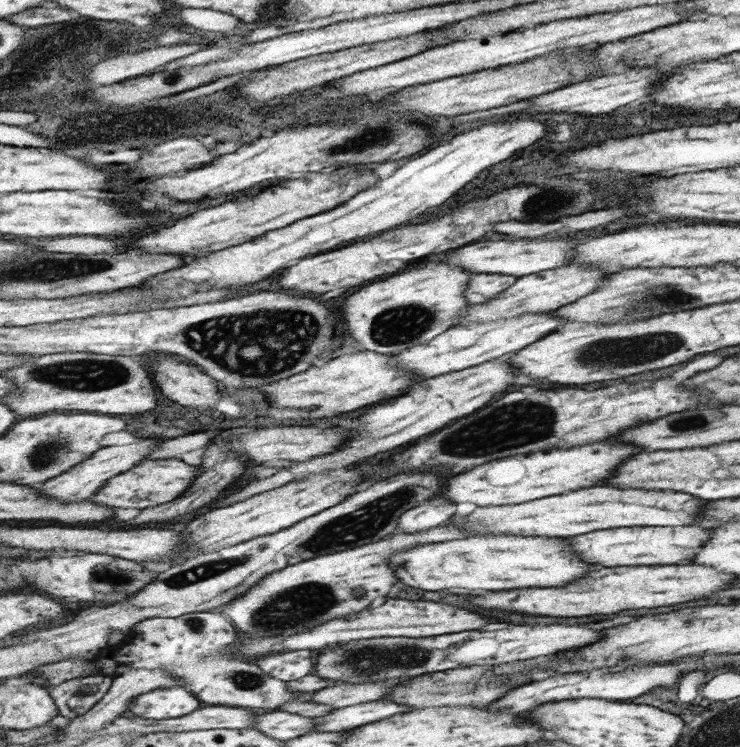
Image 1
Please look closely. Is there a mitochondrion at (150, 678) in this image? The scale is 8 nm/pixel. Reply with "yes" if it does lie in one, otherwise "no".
no

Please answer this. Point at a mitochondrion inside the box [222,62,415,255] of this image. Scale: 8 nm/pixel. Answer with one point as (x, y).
(377, 134)

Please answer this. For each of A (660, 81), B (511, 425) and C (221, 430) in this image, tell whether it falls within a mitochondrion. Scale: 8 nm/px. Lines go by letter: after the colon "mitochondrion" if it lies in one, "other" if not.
A: other
B: mitochondrion
C: other

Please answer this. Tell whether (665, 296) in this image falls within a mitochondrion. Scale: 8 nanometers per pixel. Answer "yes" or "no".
yes

